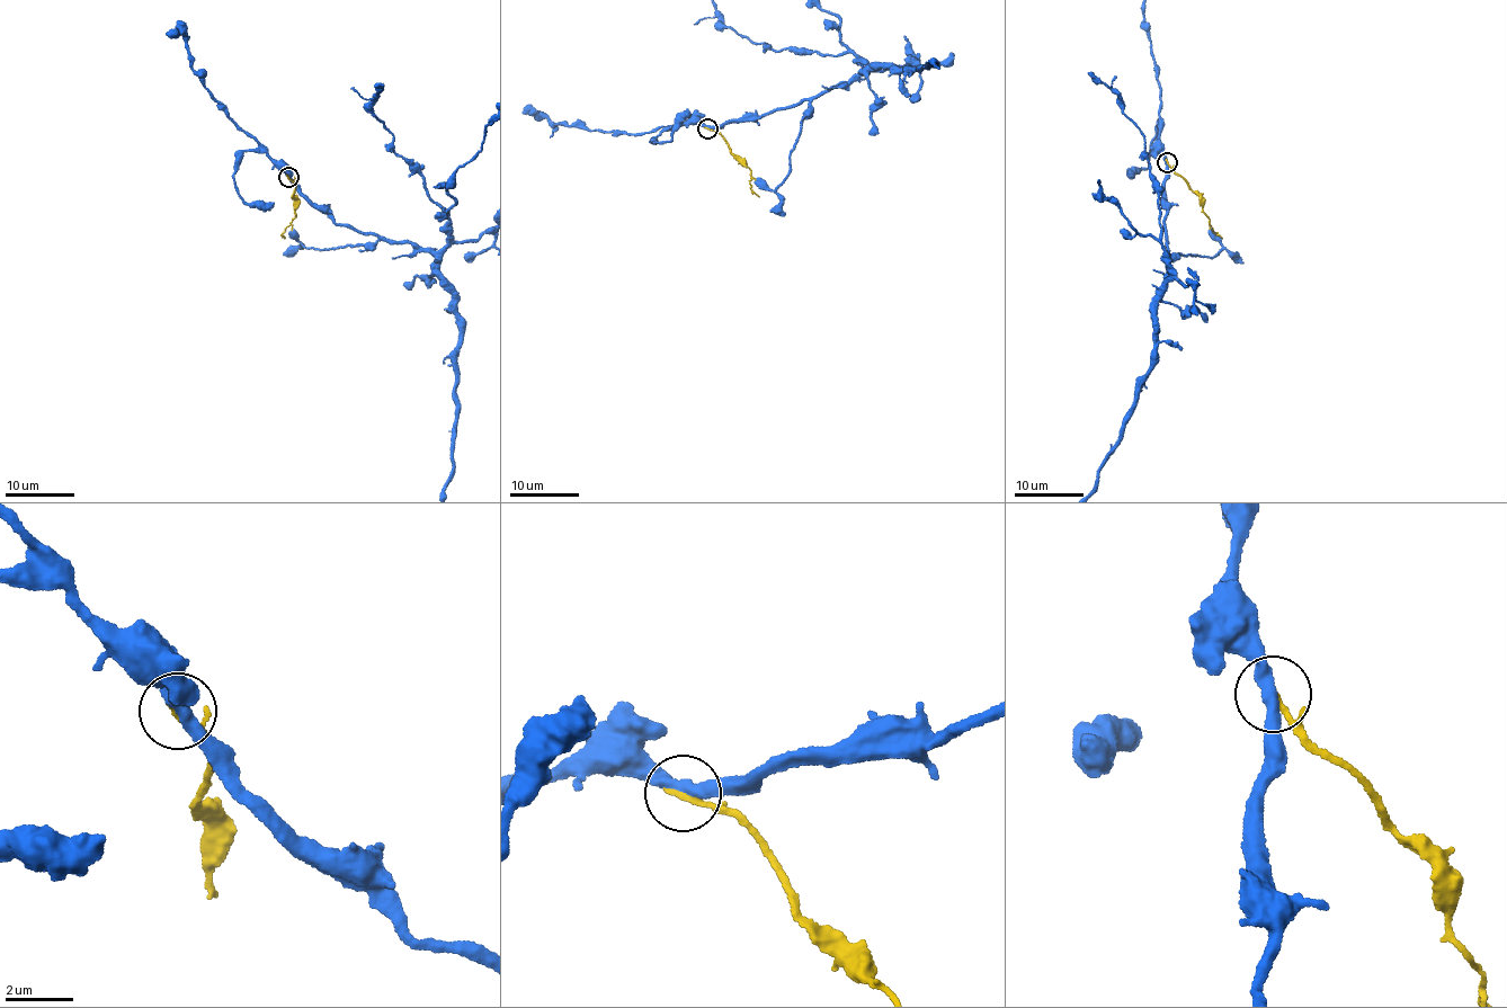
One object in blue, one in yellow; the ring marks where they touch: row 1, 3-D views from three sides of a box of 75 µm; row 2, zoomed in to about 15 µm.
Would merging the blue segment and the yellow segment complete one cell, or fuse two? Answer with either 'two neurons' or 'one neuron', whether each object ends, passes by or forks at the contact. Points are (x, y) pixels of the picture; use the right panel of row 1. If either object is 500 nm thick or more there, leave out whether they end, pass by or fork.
two neurons; blue passes by; yellow ends

